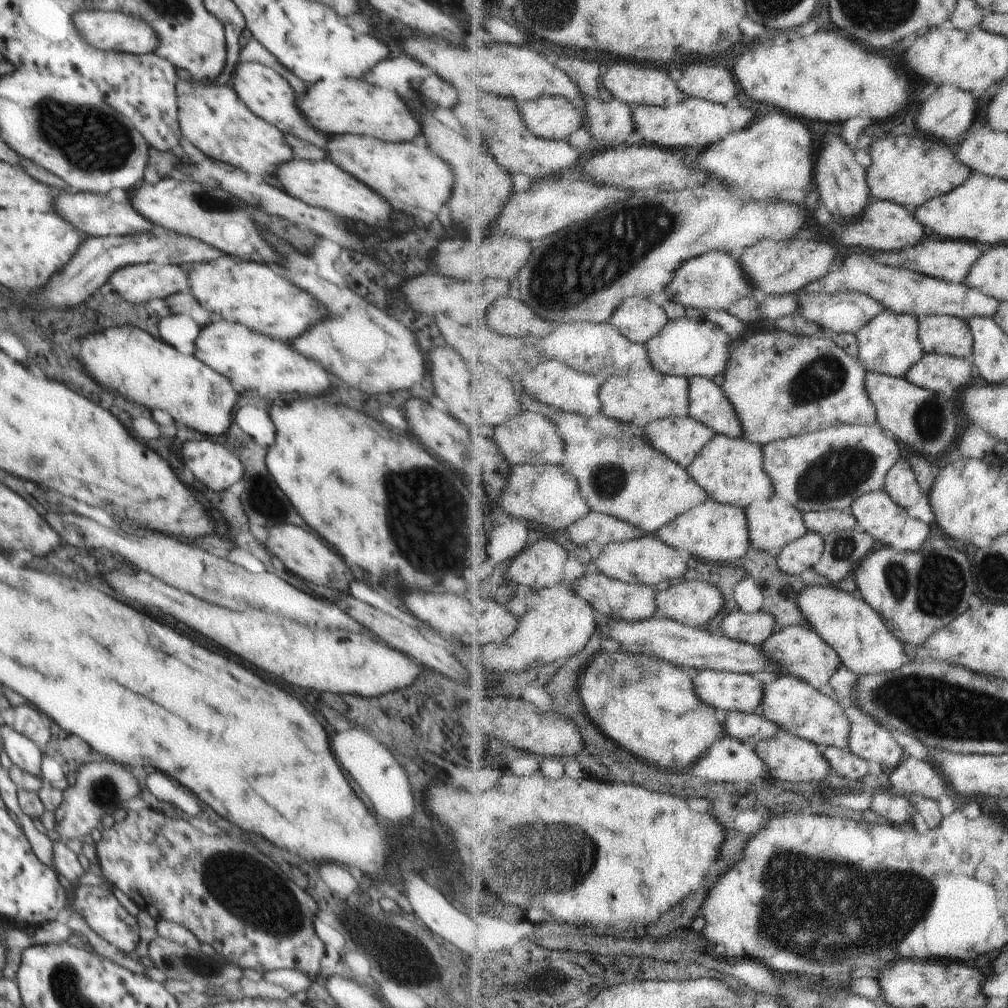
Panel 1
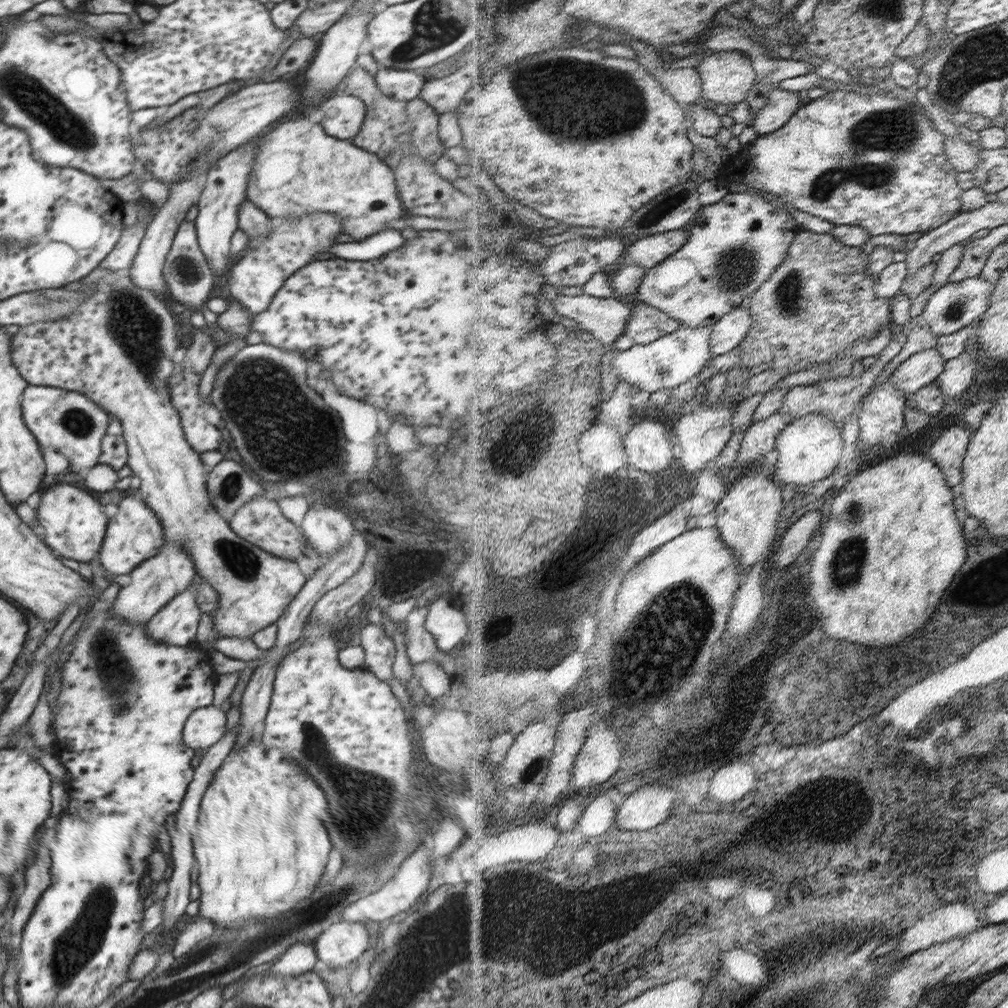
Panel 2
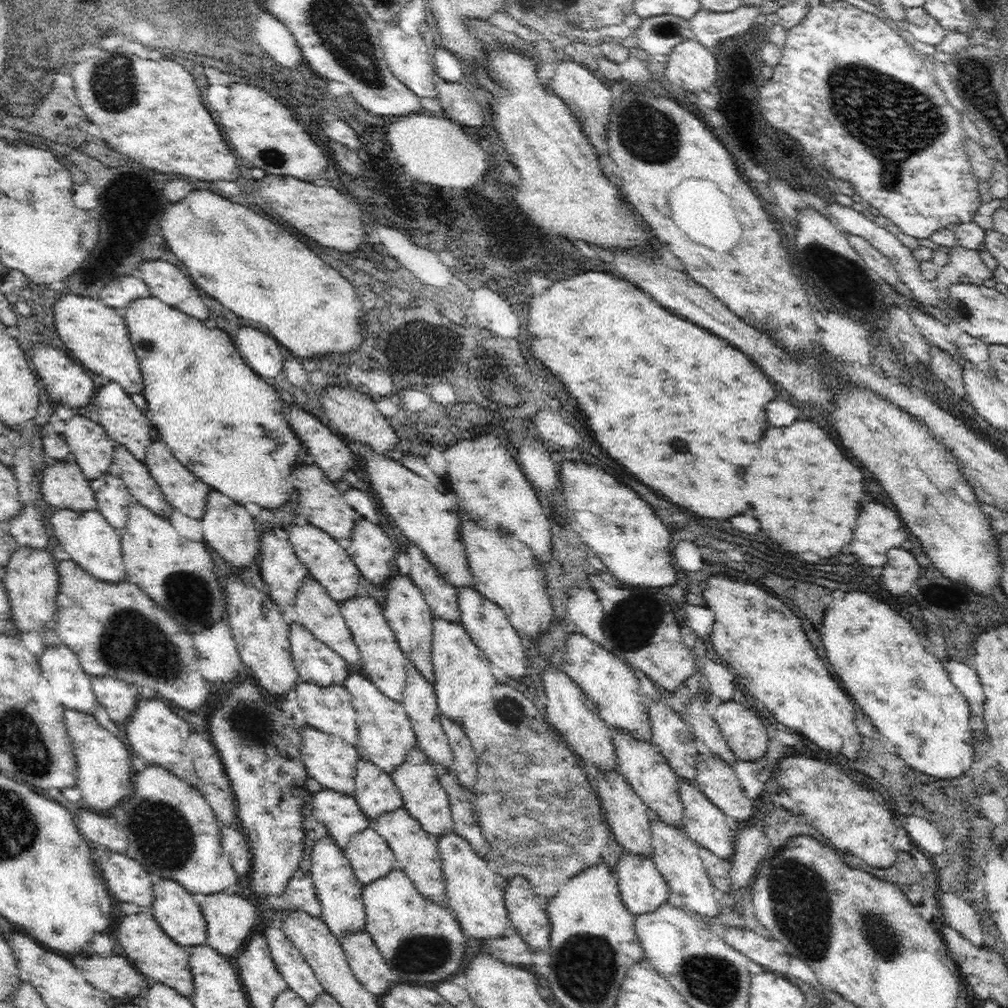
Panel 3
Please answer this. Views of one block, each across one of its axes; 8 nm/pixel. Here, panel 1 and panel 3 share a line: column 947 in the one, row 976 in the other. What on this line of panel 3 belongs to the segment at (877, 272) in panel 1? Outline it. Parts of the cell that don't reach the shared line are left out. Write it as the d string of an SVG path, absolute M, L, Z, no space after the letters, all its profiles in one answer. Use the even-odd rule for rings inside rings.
M268 927L264 935L275 967L289 989L303 998L308 1006L314 1004L314 1000L323 994L324 987L313 973L313 968L294 947L284 929Z

